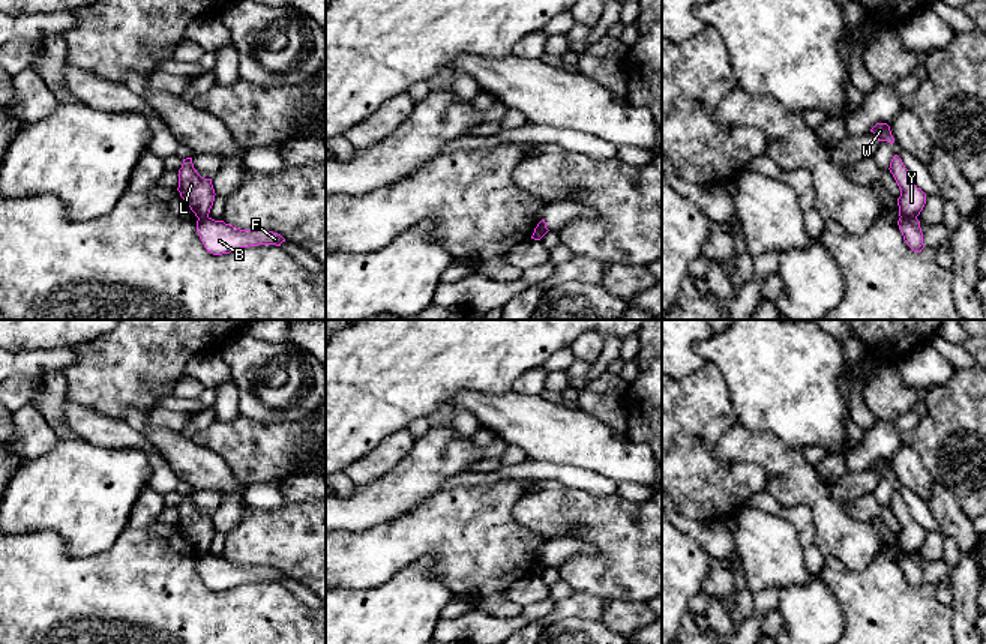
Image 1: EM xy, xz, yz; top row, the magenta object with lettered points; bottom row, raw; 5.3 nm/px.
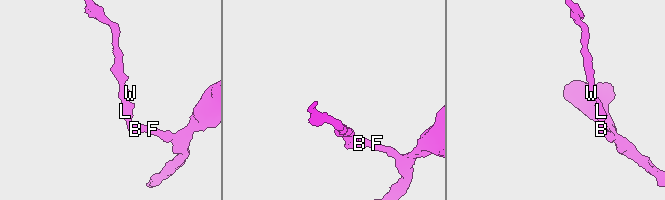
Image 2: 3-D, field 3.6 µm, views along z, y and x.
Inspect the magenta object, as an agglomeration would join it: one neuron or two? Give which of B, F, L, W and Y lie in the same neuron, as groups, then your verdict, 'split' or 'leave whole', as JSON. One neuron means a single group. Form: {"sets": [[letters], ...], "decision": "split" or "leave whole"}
{"sets": [["B", "F"], ["L", "W", "Y"]], "decision": "split"}

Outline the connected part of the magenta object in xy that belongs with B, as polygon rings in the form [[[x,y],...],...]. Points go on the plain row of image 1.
[[[201,554],[197,557],[197,569],[207,585],[213,591],[230,590],[240,584],[258,581],[281,582],[285,575],[273,567],[266,566],[240,566],[224,557]]]

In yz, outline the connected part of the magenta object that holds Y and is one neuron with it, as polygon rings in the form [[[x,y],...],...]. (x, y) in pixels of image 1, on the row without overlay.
[[[897,491],[893,492],[888,506],[900,525],[899,552],[917,554],[926,540],[926,530],[909,515],[908,506]]]

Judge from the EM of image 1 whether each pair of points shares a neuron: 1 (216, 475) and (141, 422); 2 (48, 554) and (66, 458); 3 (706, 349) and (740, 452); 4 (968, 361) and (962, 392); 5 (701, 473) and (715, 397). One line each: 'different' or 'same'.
1: same
2: different
3: different
4: different
5: same

